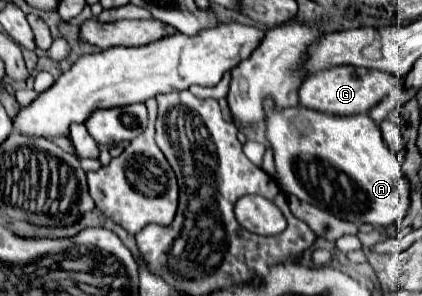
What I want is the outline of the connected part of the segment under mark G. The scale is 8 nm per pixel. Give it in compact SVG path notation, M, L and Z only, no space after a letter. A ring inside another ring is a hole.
M340 65L310 75L300 85L298 97L300 97L300 105L306 109L314 109L328 115L358 115L358 113L368 113L380 99L384 99L392 89L396 89L400 81L402 79L392 73L370 71L370 69L364 71L362 67Z

